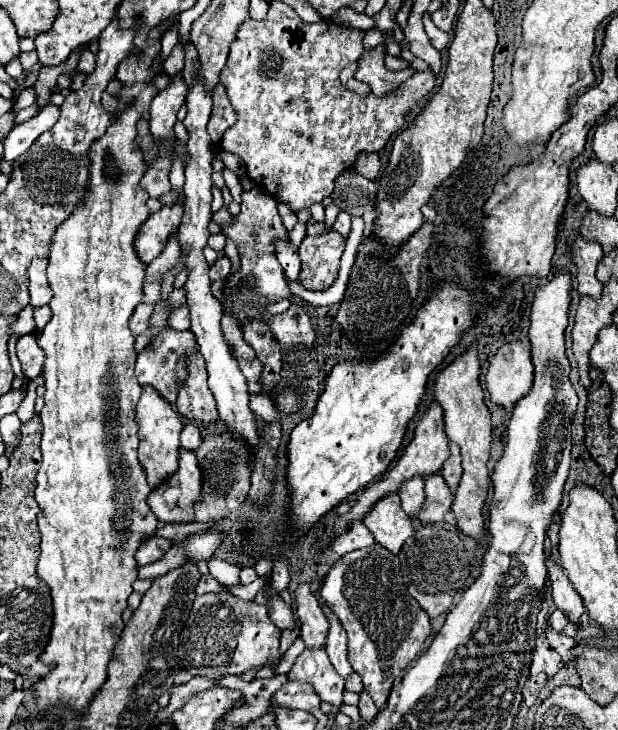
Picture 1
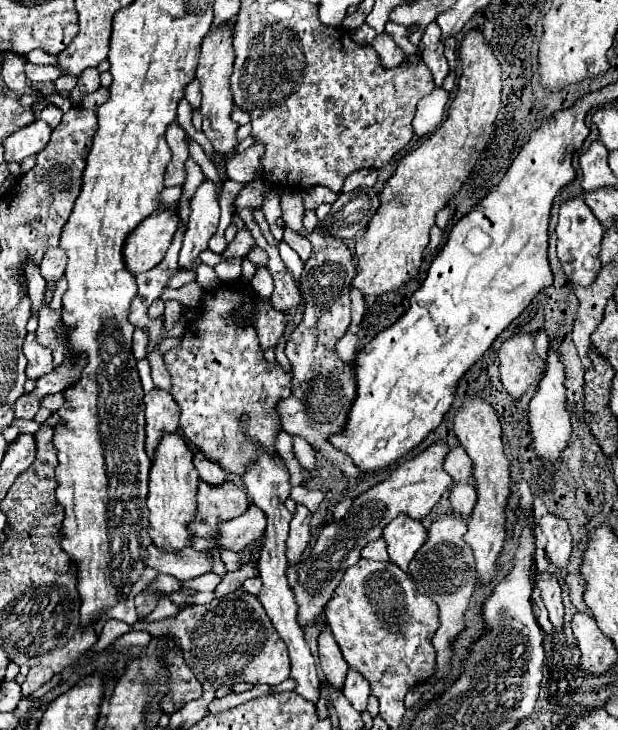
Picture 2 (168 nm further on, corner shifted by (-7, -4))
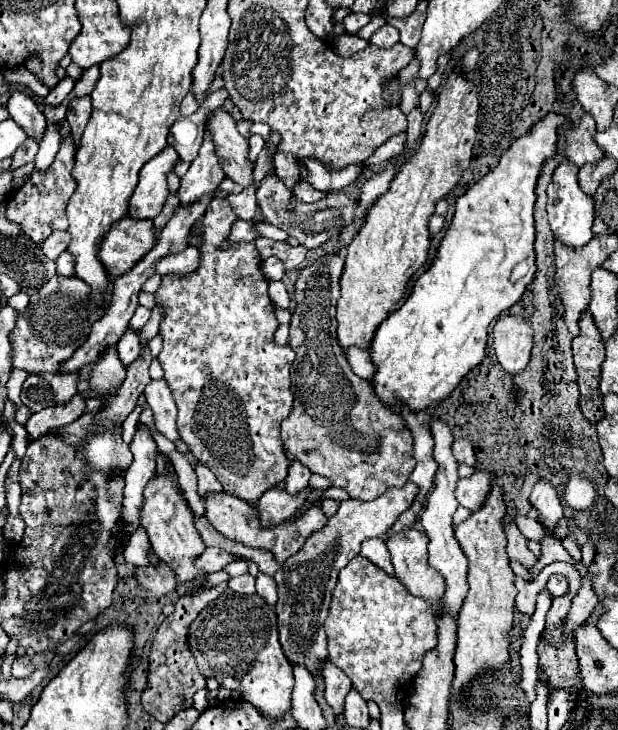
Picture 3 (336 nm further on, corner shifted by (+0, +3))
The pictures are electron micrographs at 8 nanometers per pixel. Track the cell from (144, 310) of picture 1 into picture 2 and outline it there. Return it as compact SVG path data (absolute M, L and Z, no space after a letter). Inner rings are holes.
M135 327L135 335L133 335L133 355L135 355L137 361L147 355L147 347L149 347L149 333L147 333L147 329Z

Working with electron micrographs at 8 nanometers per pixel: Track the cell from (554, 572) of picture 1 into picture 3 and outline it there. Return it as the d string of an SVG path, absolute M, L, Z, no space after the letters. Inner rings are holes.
M538 480L530 494L530 504L540 512L538 520L554 532L558 520L564 516L556 488L552 488L552 484L546 484L544 480Z

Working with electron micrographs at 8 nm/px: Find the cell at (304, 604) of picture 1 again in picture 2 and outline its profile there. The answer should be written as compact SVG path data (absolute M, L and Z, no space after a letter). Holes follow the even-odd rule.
M327 625L317 637L317 645L319 645L321 669L327 675L327 681L335 687L343 687L347 675L347 663L339 651L339 645L335 643L335 637L331 635L331 631L327 631Z

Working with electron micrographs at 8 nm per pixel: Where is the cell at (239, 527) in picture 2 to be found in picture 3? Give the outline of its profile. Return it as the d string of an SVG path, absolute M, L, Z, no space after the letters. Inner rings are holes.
M272 488L262 494L256 510L260 516L262 526L278 526L298 514L298 510L306 504L312 488L304 488L304 492L298 492L296 496L288 494L286 490Z

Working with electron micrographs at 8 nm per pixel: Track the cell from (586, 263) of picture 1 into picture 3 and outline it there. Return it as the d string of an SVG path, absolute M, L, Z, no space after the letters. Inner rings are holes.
M564 160L552 176L552 182L548 184L548 218L552 232L558 240L572 248L580 248L592 240L592 220L594 220L594 200L584 194L578 186L578 168L570 160Z

